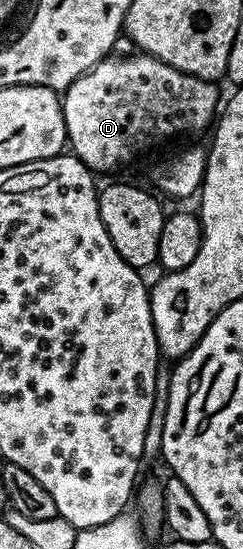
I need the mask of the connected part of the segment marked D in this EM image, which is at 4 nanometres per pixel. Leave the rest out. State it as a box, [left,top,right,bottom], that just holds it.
[61,52,221,175]

